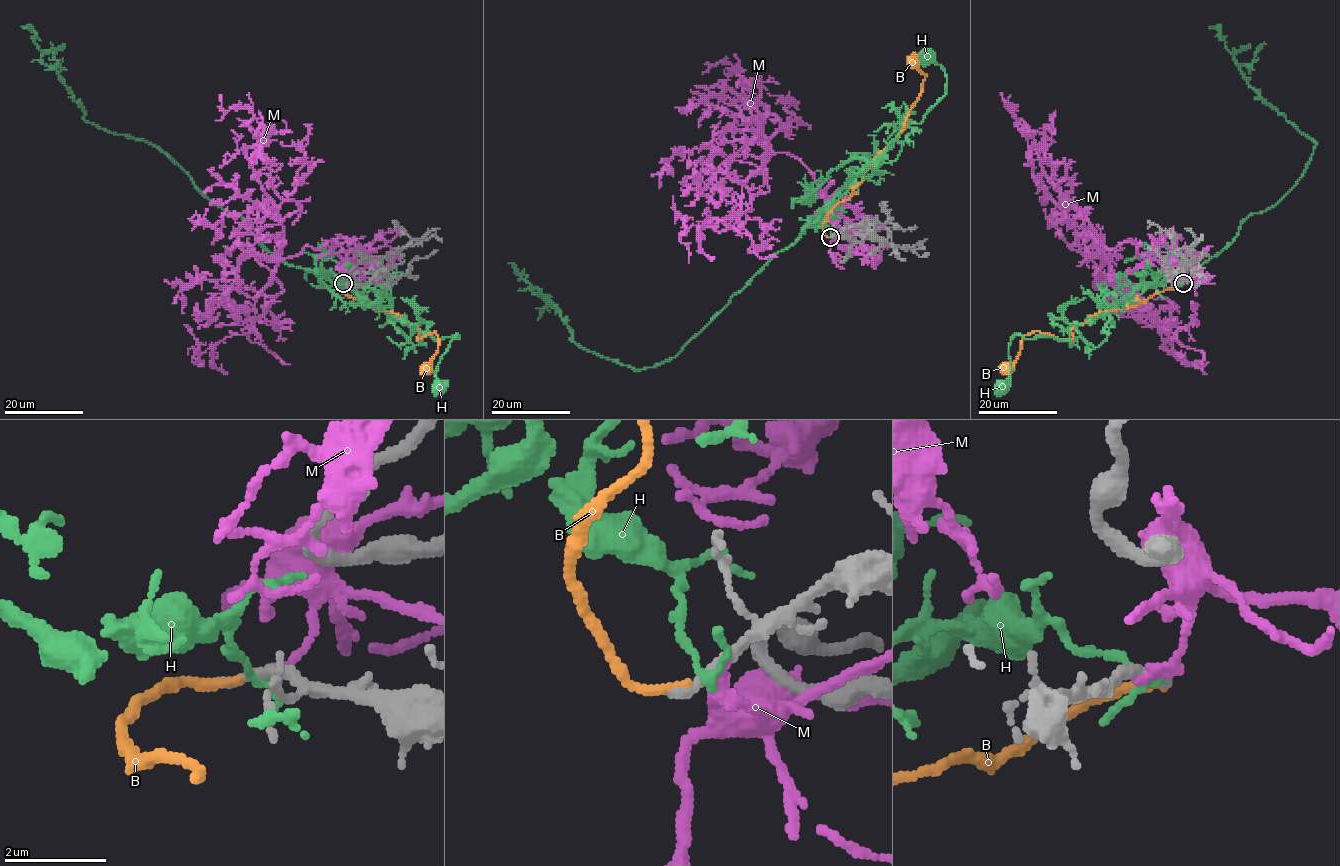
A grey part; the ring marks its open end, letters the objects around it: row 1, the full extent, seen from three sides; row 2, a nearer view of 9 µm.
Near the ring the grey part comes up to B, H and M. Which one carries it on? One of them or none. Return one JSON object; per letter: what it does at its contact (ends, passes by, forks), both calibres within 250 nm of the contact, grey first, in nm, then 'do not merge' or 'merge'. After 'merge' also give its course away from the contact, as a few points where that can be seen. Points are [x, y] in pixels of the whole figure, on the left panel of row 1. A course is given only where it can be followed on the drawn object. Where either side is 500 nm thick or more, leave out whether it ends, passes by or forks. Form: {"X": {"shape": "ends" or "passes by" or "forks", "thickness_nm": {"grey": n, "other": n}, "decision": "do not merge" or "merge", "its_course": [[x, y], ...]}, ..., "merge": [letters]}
{"B": {"shape": "ends", "thickness_nm": {"grey": 240, "other": 160}, "decision": "merge", "its_course": [[343, 283], [335, 287], [375, 309], [398, 313], [418, 329], [417, 339], [434, 330], [437, 352], [425, 368]]}, "H": {"shape": "passes by", "thickness_nm": {"grey": 280, "other": 140}, "decision": "do not merge"}, "M": {"shape": "ends", "thickness_nm": {"grey": 280, "other": 240}, "decision": "do not merge"}, "merge": ["B"]}

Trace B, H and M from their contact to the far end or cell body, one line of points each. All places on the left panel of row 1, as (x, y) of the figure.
B: (343, 283), (335, 287), (375, 309), (398, 313), (418, 329), (417, 339), (434, 330), (437, 352), (425, 368)
H: (345, 282), (337, 279), (434, 339), (459, 338), (457, 333), (436, 369), (440, 384)
M: (347, 282), (379, 261), (331, 242), (246, 257), (272, 271), (283, 222), (245, 153), (253, 114), (221, 95)

